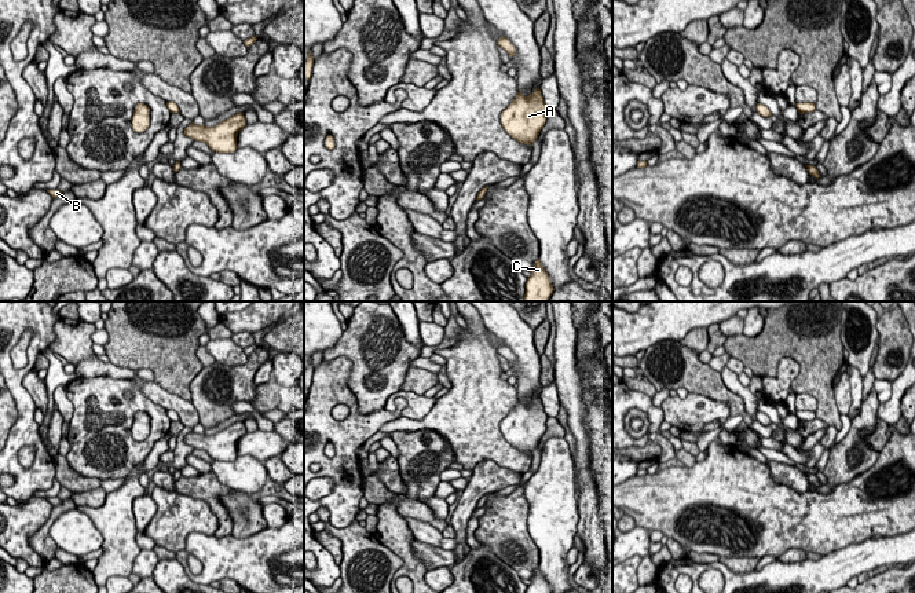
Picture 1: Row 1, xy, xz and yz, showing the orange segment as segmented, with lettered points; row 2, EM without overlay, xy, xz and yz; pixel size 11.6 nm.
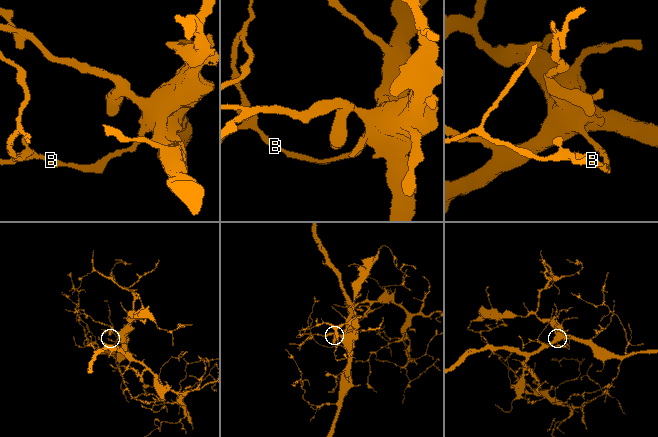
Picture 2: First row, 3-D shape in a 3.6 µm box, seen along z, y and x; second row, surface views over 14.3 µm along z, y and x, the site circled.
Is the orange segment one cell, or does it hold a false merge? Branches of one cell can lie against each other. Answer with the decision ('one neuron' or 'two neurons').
two neurons

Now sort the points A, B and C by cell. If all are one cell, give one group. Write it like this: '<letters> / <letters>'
A C / B

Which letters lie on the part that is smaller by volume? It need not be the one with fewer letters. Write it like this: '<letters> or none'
B

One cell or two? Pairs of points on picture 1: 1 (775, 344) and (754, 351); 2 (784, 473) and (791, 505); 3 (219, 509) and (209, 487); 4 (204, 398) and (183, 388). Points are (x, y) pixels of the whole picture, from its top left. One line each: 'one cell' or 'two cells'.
1: one cell
2: two cells
3: one cell
4: two cells

